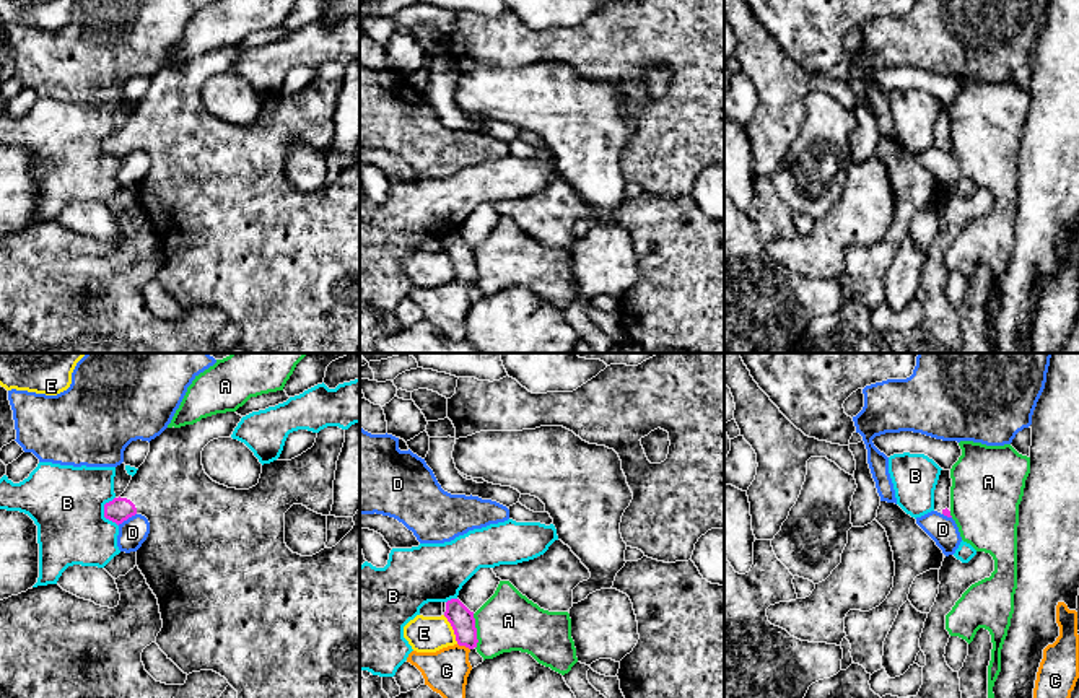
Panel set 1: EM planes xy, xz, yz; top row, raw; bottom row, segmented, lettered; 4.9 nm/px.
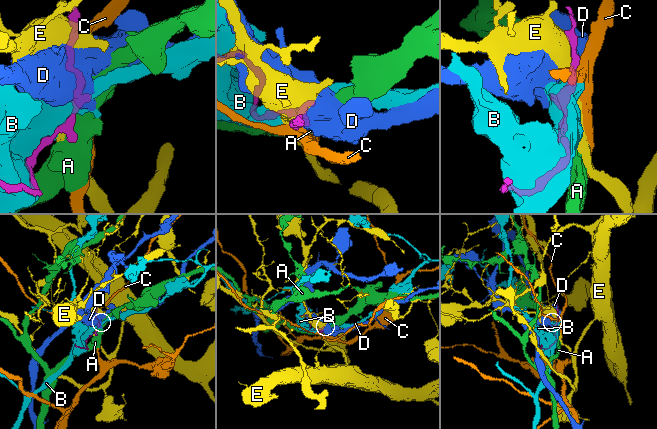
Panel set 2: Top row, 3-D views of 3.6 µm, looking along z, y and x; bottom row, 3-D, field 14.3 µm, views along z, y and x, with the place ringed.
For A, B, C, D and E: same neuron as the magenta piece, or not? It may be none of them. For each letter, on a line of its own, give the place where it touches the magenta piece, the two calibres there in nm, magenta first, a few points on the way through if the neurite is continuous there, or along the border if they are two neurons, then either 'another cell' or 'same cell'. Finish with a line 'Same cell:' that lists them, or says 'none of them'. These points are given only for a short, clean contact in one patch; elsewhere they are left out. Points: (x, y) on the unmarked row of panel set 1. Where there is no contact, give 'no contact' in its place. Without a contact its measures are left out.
A: meets magenta in xz at (476, 267); 120 nm thick on the magenta side, 300 nm on the other; another cell
B: meets magenta in xy at (104, 148); 120 nm thick on the magenta side, 360 nm on the other; another cell
C: meets magenta in xz at (464, 280); 120 nm thick on the magenta side, 220 nm on the other; another cell
D: meets magenta in xy at (126, 155); 120 nm thick on the magenta side, 140 nm on the other; another cell
E: meets magenta in xz at (453, 264); 120 nm thick on the magenta side, 180 nm on the other; another cell
Same cell: none of them

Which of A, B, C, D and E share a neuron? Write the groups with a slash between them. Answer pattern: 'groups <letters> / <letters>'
groups A / B / C / D / E

